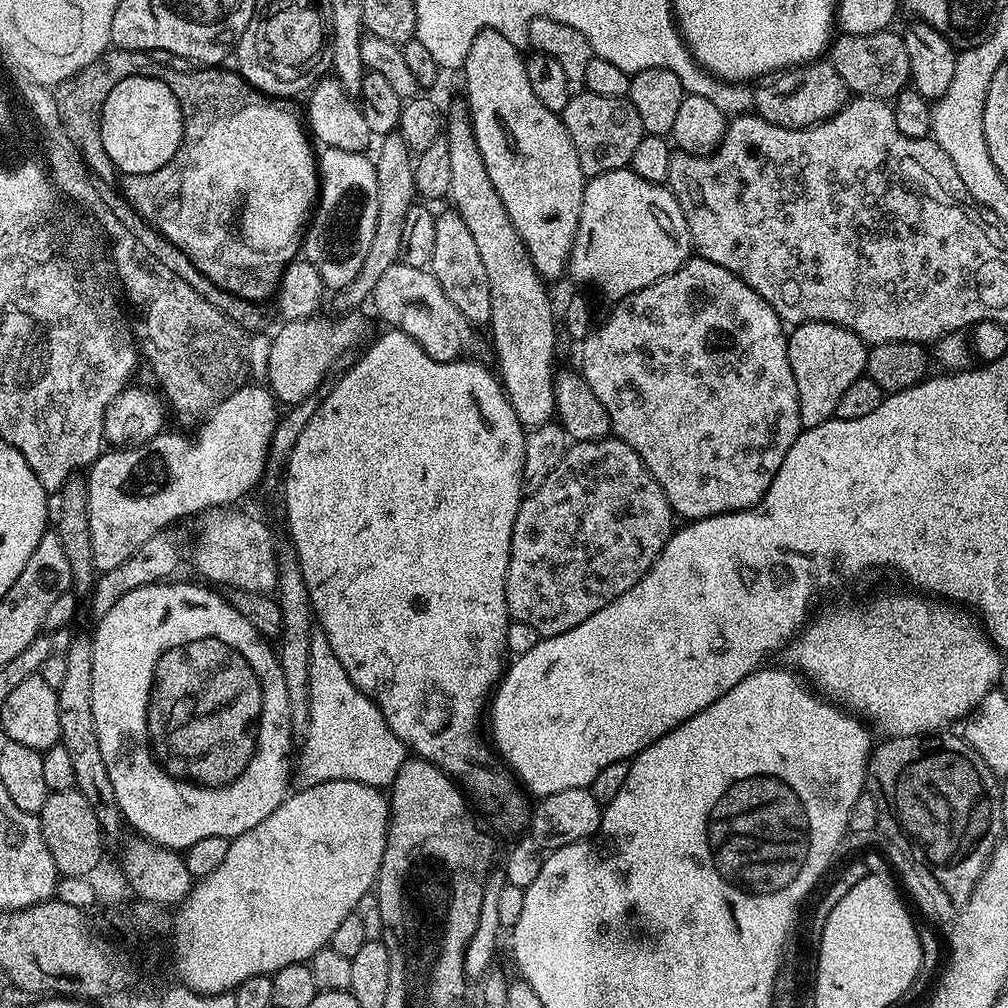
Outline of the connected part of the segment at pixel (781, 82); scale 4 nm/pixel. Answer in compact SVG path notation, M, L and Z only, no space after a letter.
M821 58L811 64L786 68L783 72L774 72L771 76L755 81L752 97L755 115L766 122L783 128L808 128L811 124L820 124L838 114L838 110L848 103L850 91L834 66Z

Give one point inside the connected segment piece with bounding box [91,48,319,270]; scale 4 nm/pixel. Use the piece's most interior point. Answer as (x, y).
(244, 168)

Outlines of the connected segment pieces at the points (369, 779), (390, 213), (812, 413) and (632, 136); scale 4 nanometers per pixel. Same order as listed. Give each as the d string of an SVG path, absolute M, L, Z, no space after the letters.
M313 625L309 636L308 726L298 750L300 761L294 764L295 783L297 780L300 788L313 788L331 780L357 780L387 789L406 762L403 742L390 730L376 702L350 681L320 625Z
M398 134L385 136L379 141L380 153L374 156L376 177L378 178L378 222L374 222L374 239L370 242L370 250L362 262L362 270L345 288L339 289L336 296L336 312L348 314L360 303L367 301L372 295L374 286L378 286L378 278L390 270L400 259L398 245L402 238L402 222L406 220L406 210L417 203L416 183L414 182L414 156L409 152L406 142Z
M807 320L804 324L795 325L787 333L788 357L790 370L794 370L794 382L798 386L798 414L801 429L822 426L822 422L833 419L838 410L838 402L847 388L860 376L865 375L868 366L869 345L864 343L858 334L846 330L837 324L822 322L821 320Z
M587 90L569 95L562 119L570 134L570 142L574 142L578 166L582 166L588 178L629 167L634 158L634 149L646 135L642 118L638 118L638 110L634 110L627 98L602 98L602 94Z

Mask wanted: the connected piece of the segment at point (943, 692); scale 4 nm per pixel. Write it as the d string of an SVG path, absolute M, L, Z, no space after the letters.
M920 594L912 595L916 596L888 596L885 600L874 601L869 608L832 608L829 612L822 613L817 620L816 617L809 619L808 623L792 637L786 648L789 660L787 663L797 673L803 674L807 683L815 691L823 694L827 699L843 706L845 709L851 710L853 713L863 714L865 717L873 716L876 719L877 726L884 731L883 735L888 738L931 734L947 729L949 726L952 726L955 720L957 722L963 721L973 708L977 708L980 705L984 695L997 687L1002 667L1002 661L1000 661L1001 653L996 645L984 635L983 627L977 623L971 611L965 610L960 606L945 606L935 599L925 598Z

